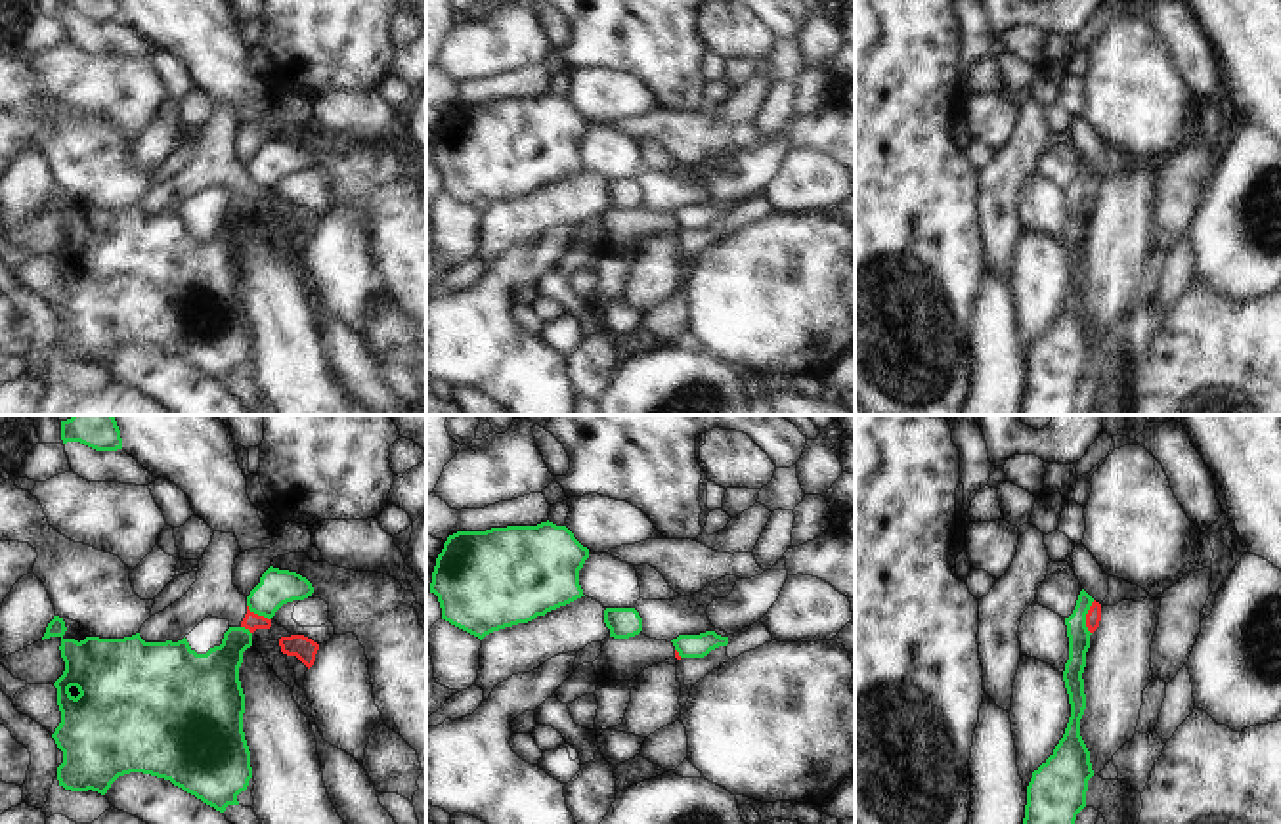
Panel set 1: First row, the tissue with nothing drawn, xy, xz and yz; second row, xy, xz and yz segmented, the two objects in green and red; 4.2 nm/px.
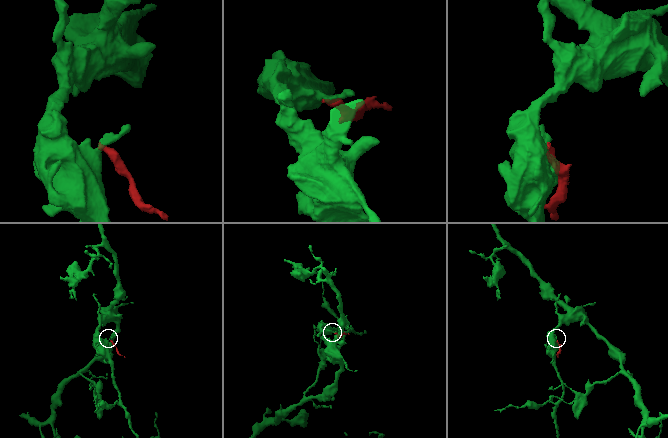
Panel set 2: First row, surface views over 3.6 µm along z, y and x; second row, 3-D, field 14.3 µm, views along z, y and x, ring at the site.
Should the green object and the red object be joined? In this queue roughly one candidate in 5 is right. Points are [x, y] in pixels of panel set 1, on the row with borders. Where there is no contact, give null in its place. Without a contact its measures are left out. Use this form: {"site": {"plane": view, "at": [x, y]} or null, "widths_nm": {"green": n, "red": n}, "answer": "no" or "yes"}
{"site": {"plane": "yz", "at": [1085, 618]}, "widths_nm": {"green": 100, "red": 60}, "answer": "no"}

